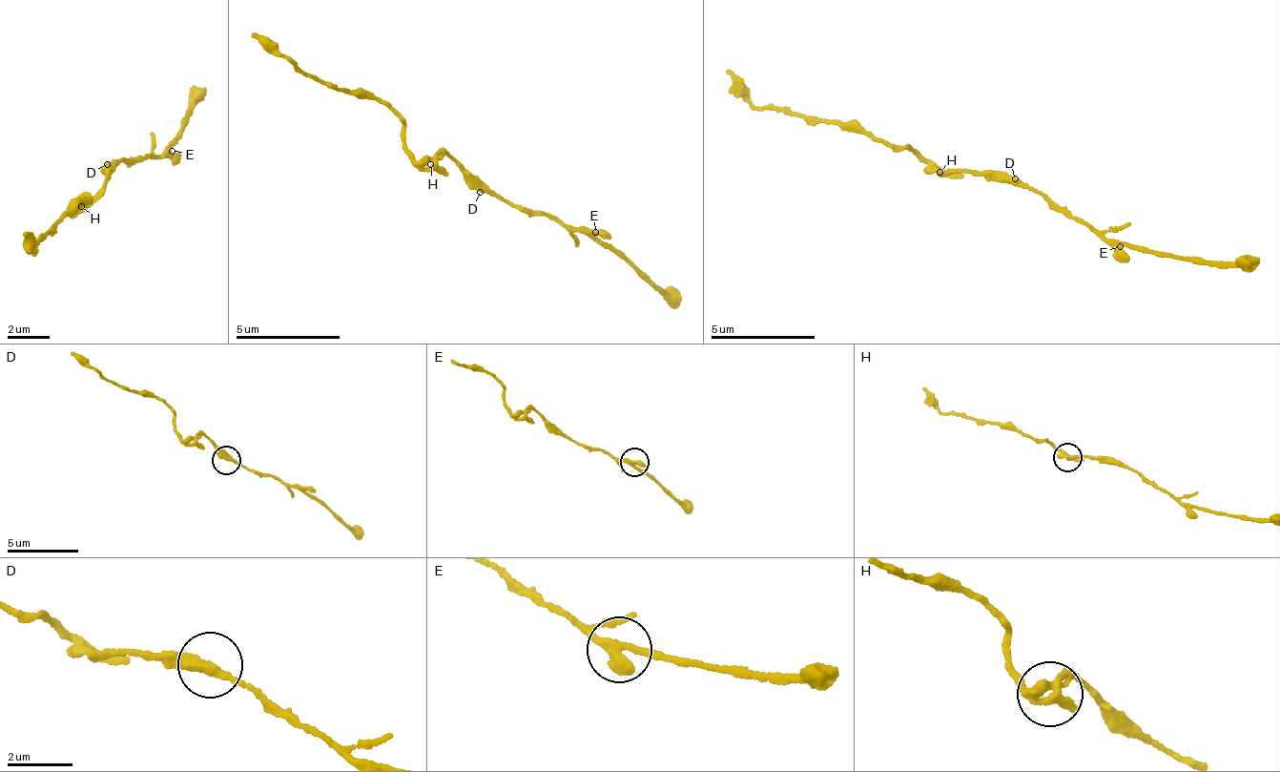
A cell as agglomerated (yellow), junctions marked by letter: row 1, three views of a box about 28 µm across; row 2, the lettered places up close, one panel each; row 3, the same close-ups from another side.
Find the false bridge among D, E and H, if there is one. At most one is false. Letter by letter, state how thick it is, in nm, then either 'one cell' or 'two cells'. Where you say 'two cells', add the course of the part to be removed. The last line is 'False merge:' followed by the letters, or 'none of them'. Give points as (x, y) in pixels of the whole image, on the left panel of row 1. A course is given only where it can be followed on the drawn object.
D: 360 nm thick; one cell
E: 320 nm thick; one cell
H: 340 nm thick; one cell
False merge: none of them

